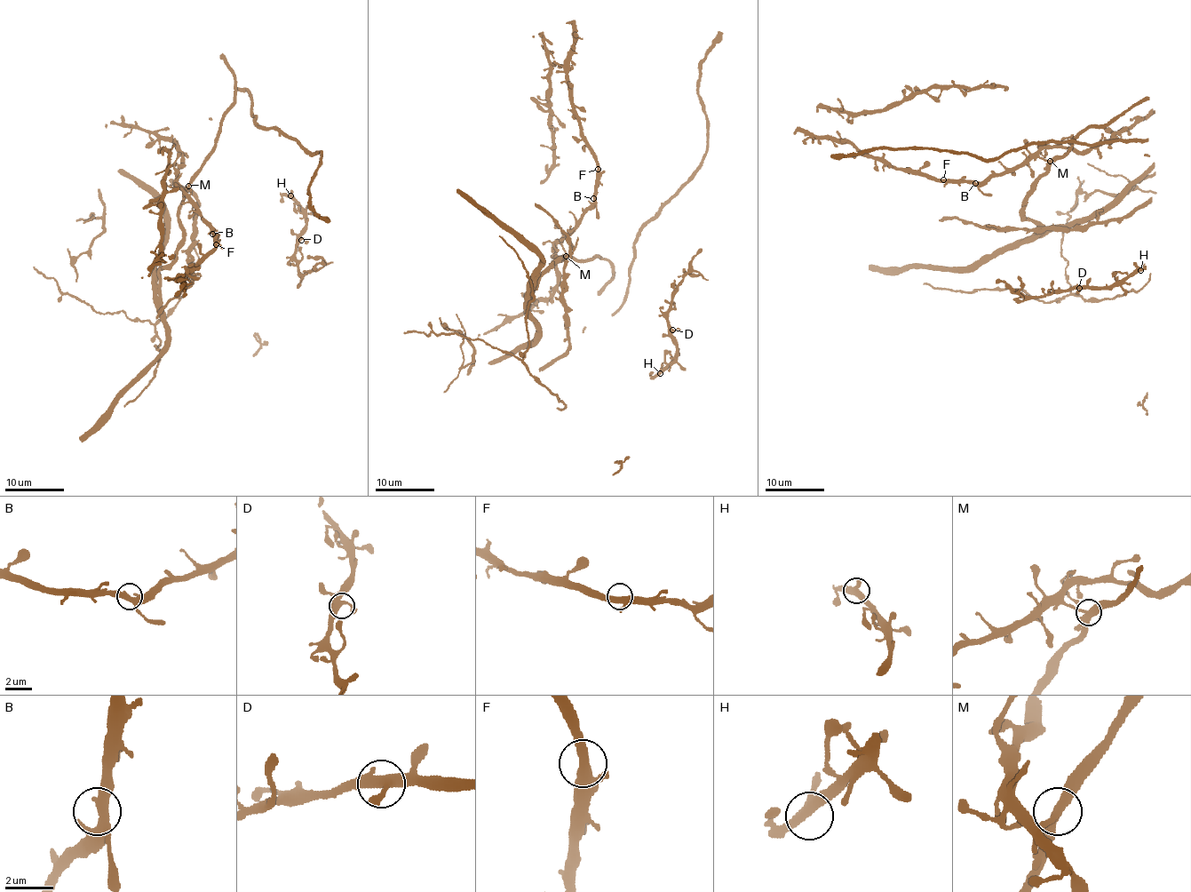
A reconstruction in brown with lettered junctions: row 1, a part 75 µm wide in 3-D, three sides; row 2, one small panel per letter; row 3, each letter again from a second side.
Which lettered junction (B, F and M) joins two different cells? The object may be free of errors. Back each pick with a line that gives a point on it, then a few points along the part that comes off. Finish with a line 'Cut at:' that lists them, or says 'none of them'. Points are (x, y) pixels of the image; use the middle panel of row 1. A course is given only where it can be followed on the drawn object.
M: (566, 256)
Cut at: M

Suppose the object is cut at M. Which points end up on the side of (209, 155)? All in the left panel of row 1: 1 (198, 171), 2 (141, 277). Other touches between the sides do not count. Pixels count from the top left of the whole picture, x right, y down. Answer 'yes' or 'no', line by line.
1: yes
2: no

